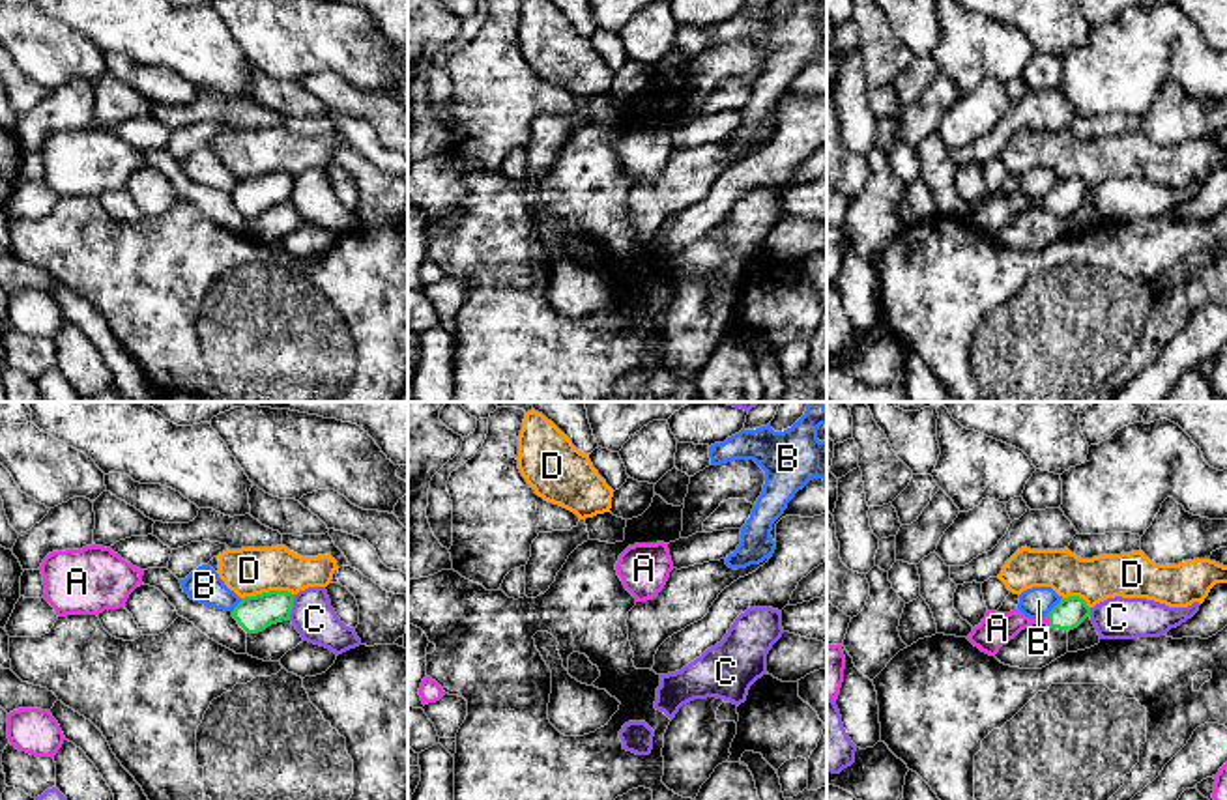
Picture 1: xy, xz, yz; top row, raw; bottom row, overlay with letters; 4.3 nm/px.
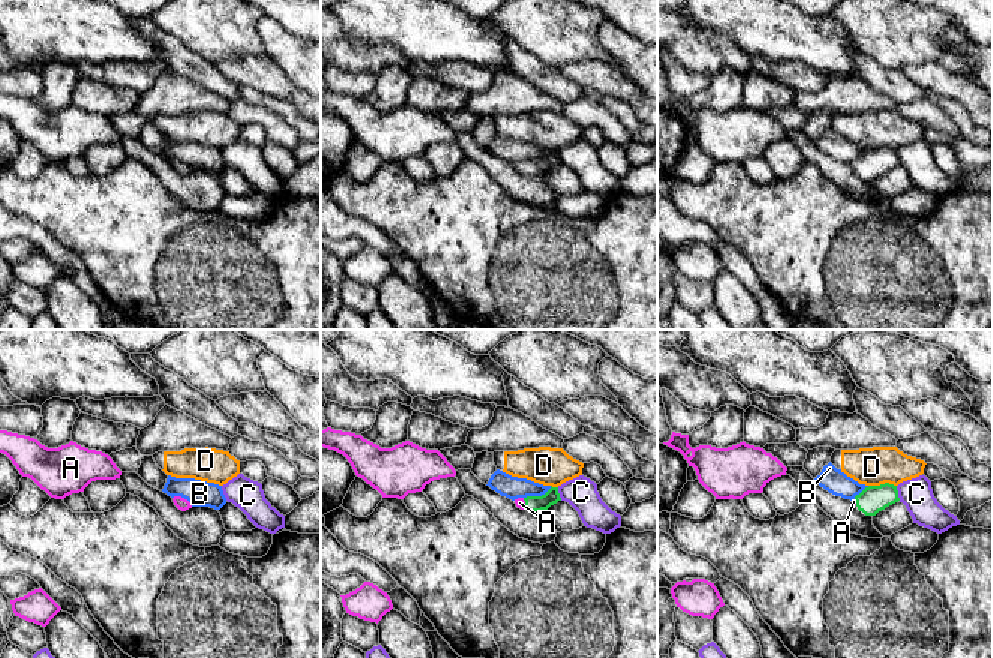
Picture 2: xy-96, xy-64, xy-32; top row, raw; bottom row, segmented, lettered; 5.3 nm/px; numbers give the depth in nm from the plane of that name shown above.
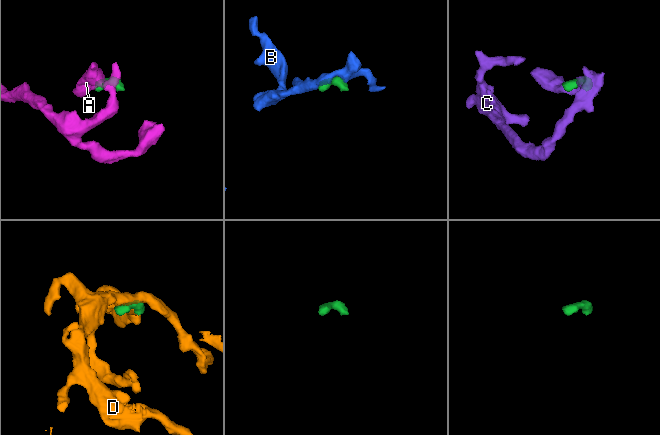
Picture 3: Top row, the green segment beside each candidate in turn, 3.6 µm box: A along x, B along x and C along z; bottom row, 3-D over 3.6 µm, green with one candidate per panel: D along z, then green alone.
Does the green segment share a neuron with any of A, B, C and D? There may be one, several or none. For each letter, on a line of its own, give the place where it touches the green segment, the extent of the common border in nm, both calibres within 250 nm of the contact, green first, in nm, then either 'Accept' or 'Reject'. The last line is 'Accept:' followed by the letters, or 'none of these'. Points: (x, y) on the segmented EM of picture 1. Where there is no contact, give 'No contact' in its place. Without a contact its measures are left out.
A: Touches green at yz (1050, 621). Shared border 50 nm. Thickness 140 nm (green) against 140 nm. Accept
B: Touches green at yz (1055, 606). Shared border 100 nm. Thickness 140 nm (green) against 130 nm. Reject
C: Touches green at xy (292, 606). Shared border 110 nm. Thickness 160 nm (green) against 180 nm. Reject
D: Touches green at xy (266, 593). Shared border 220 nm. Thickness 160 nm (green) against 200 nm. Reject
Accept: A

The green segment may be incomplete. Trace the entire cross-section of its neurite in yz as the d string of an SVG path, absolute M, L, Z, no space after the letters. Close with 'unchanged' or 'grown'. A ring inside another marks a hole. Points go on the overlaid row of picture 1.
M1079 596L1061 598L1061 602L1040 619L1029 619L1019 609L1010 613L988 611L967 639L982 652L995 656L1003 645L1032 624L1047 624L1051 628L1070 632L1077 628L1087 617L1090 617L1090 607Z; grown

